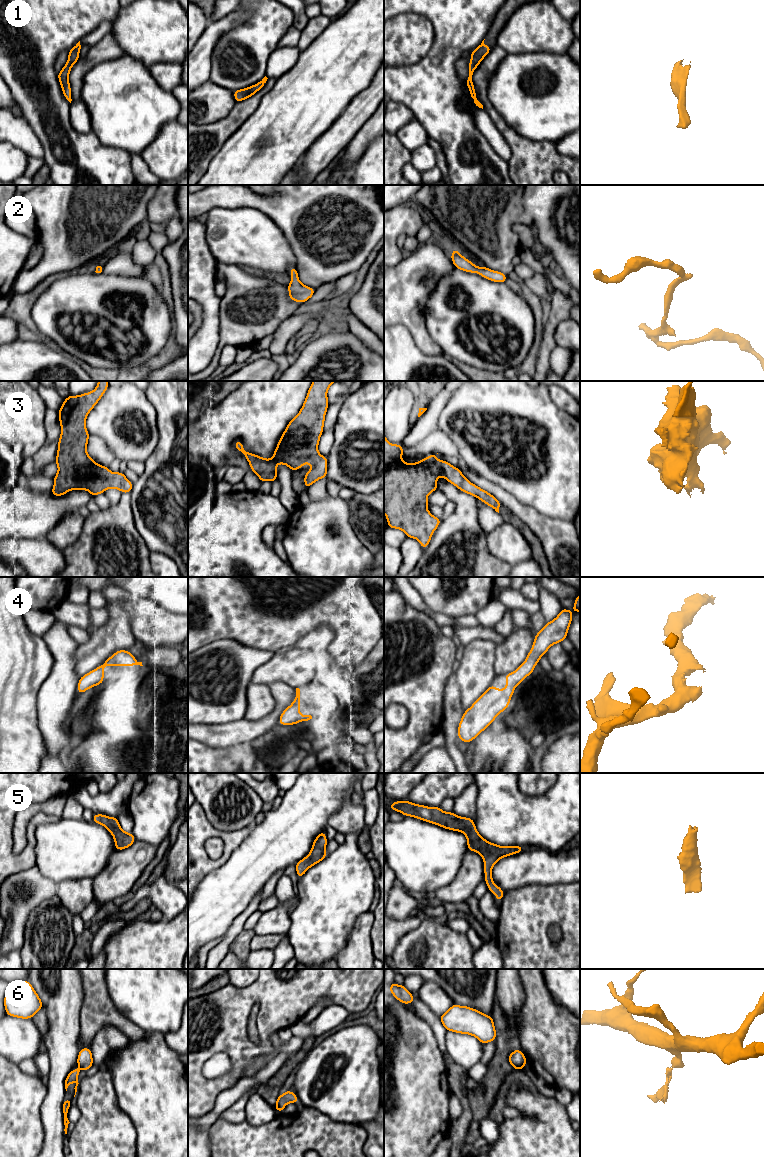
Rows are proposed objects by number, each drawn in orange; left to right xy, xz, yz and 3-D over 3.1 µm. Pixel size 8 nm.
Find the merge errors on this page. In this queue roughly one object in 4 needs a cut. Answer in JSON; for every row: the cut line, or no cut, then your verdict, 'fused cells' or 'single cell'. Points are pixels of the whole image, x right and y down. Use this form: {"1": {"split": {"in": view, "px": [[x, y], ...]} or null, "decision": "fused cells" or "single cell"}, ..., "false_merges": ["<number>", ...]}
{"1": {"split": null, "decision": "single cell"}, "2": {"split": null, "decision": "single cell"}, "3": {"split": null, "decision": "single cell"}, "4": {"split": null, "decision": "single cell"}, "5": {"split": null, "decision": "single cell"}, "6": {"split": {"in": "xy", "px": [[79, 1066], [81, 1068]]}, "decision": "fused cells"}, "false_merges": ["6"]}

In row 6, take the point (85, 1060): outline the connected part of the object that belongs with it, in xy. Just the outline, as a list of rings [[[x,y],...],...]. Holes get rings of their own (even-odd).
[[[81,1048],[77,1058],[77,1065],[87,1071],[93,1065],[93,1057],[90,1048]]]

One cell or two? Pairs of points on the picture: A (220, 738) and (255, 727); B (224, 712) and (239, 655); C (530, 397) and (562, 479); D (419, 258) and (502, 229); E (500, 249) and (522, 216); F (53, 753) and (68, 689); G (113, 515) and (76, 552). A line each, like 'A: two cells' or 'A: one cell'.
A: one cell
B: one cell
C: one cell
D: two cells
E: one cell
F: one cell
G: one cell

